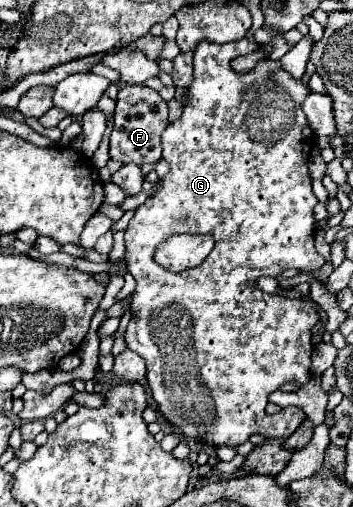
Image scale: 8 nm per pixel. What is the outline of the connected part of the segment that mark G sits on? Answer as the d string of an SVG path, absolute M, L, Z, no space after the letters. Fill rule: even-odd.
M242 39L242 41L232 41L226 45L218 45L218 43L210 43L210 41L202 41L198 43L198 49L194 51L194 81L190 85L190 101L184 107L184 113L178 121L174 121L166 133L162 135L162 157L170 163L170 171L164 175L162 183L162 191L156 193L152 199L148 199L144 205L140 205L136 209L136 215L132 217L128 229L126 229L126 259L128 259L128 271L134 275L136 279L136 289L132 293L132 321L128 323L128 329L124 333L126 345L138 353L144 361L146 361L146 379L148 385L152 389L152 397L158 403L158 409L162 413L162 417L166 419L170 429L180 429L180 433L188 439L196 439L202 443L212 443L214 447L238 447L242 443L246 443L252 435L262 435L266 439L288 439L298 427L300 423L306 419L306 413L300 407L286 407L276 415L266 415L266 397L274 391L278 391L284 383L292 381L298 387L304 387L310 381L310 365L312 365L312 327L320 321L320 305L312 301L310 295L302 295L296 299L284 297L284 295L270 295L264 293L256 287L256 279L258 277L278 277L288 269L298 269L300 273L306 273L310 279L316 279L314 273L322 269L324 265L324 257L316 251L314 247L314 207L318 203L316 195L312 193L312 185L310 185L310 173L308 173L308 159L310 159L310 151L312 145L316 143L316 137L312 133L312 129L308 127L306 115L302 113L302 101L308 93L308 89L304 87L302 81L292 79L282 67L280 61L270 61L264 59L260 61L252 71L248 73L238 73L230 67L230 61L238 55L248 55L256 49L258 45L254 41ZM244 87L252 87L256 91L256 95L252 95L250 99L242 99L240 91ZM170 233L210 233L216 241L214 249L210 251L210 255L204 259L204 263L200 263L198 267L174 273L164 269L162 265L154 263L152 255L156 251L156 247L170 237Z

